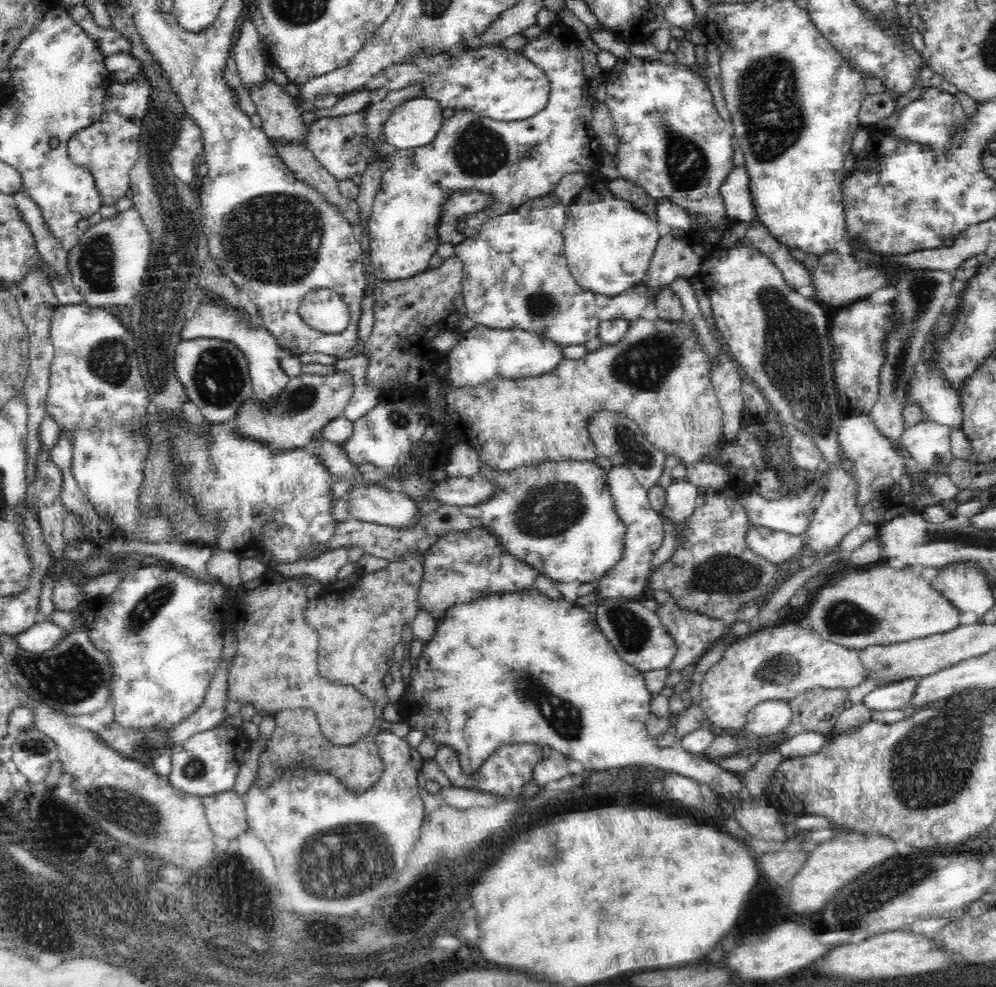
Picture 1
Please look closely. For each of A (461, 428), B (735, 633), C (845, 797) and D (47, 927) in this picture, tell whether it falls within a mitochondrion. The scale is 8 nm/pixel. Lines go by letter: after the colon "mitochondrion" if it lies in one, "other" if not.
A: other
B: other
C: other
D: mitochondrion

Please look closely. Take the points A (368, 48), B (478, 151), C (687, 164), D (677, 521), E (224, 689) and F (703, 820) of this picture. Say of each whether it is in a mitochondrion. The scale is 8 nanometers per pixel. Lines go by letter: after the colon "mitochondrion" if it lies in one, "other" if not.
A: other
B: mitochondrion
C: mitochondrion
D: other
E: other
F: other

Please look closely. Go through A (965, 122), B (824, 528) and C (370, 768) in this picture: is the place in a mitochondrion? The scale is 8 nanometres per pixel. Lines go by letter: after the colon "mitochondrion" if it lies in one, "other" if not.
A: other
B: other
C: other

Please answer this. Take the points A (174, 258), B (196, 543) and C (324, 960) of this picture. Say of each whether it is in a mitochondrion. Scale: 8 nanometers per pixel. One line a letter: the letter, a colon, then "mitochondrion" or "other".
A: mitochondrion
B: other
C: mitochondrion

